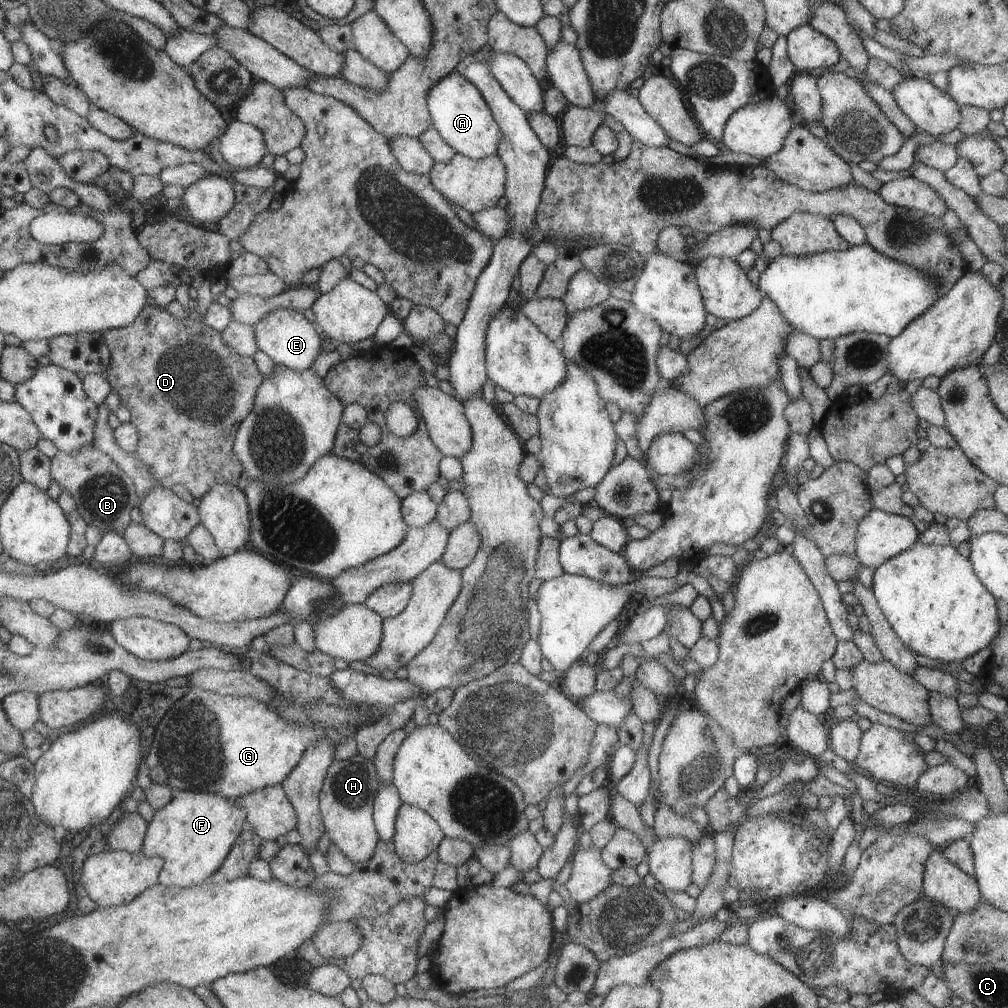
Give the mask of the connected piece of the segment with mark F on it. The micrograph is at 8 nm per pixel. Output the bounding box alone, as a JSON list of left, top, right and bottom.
[140,789,246,888]

